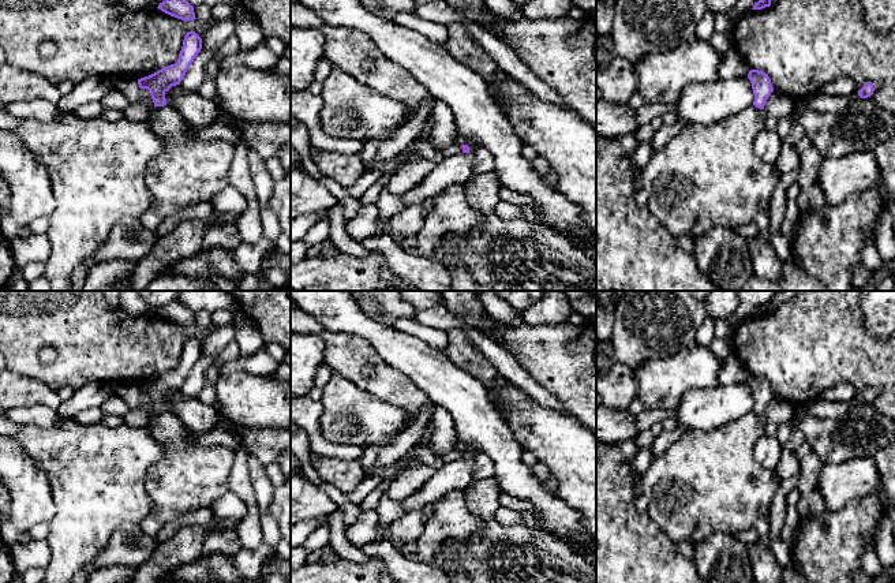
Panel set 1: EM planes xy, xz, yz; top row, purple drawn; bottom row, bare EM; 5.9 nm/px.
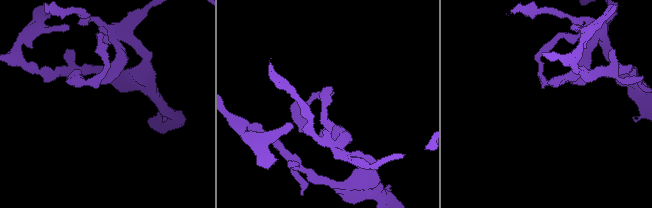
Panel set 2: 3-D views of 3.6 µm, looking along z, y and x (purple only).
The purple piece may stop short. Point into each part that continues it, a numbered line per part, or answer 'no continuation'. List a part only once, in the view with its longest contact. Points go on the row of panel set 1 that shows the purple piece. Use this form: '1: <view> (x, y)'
no continuation

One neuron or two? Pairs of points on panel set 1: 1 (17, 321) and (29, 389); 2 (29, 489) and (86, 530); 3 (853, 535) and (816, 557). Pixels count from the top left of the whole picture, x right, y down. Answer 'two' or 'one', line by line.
1: two
2: two
3: one

